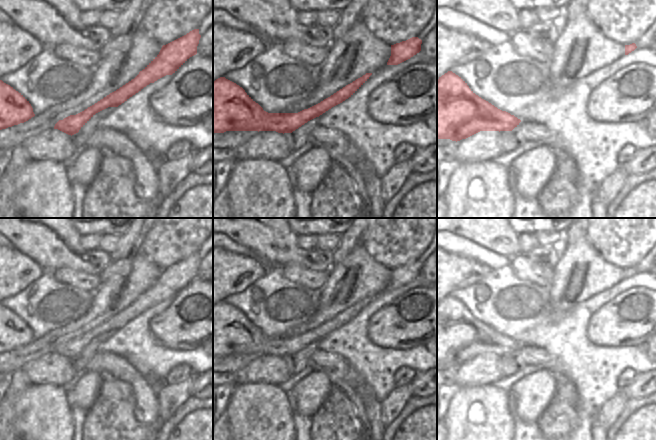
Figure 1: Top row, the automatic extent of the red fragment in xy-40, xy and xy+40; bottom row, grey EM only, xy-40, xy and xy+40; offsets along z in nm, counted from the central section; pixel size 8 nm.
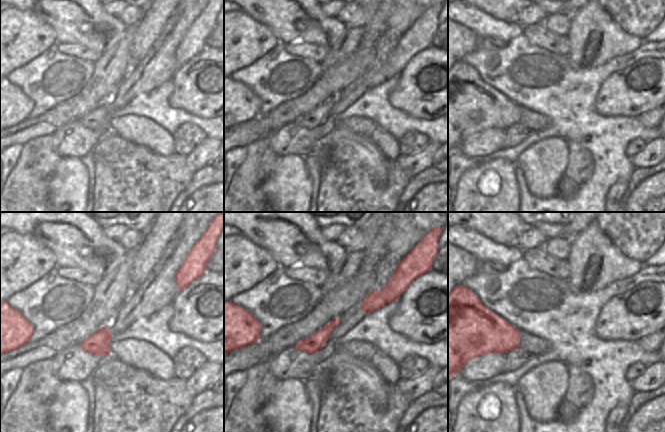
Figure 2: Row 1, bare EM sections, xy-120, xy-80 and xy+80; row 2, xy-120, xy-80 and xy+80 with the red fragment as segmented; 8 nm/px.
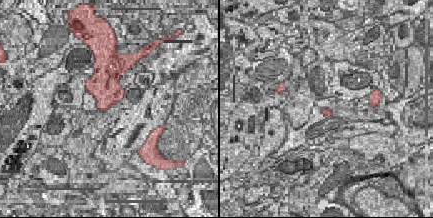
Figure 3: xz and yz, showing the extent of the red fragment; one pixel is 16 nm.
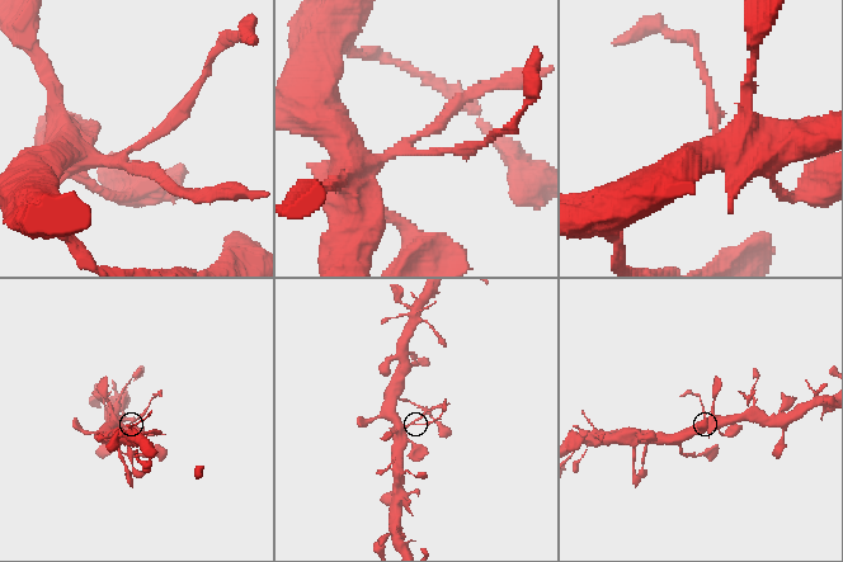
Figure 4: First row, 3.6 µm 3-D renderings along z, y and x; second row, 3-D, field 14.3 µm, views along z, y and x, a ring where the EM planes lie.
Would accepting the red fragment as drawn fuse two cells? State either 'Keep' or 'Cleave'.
Cleave

